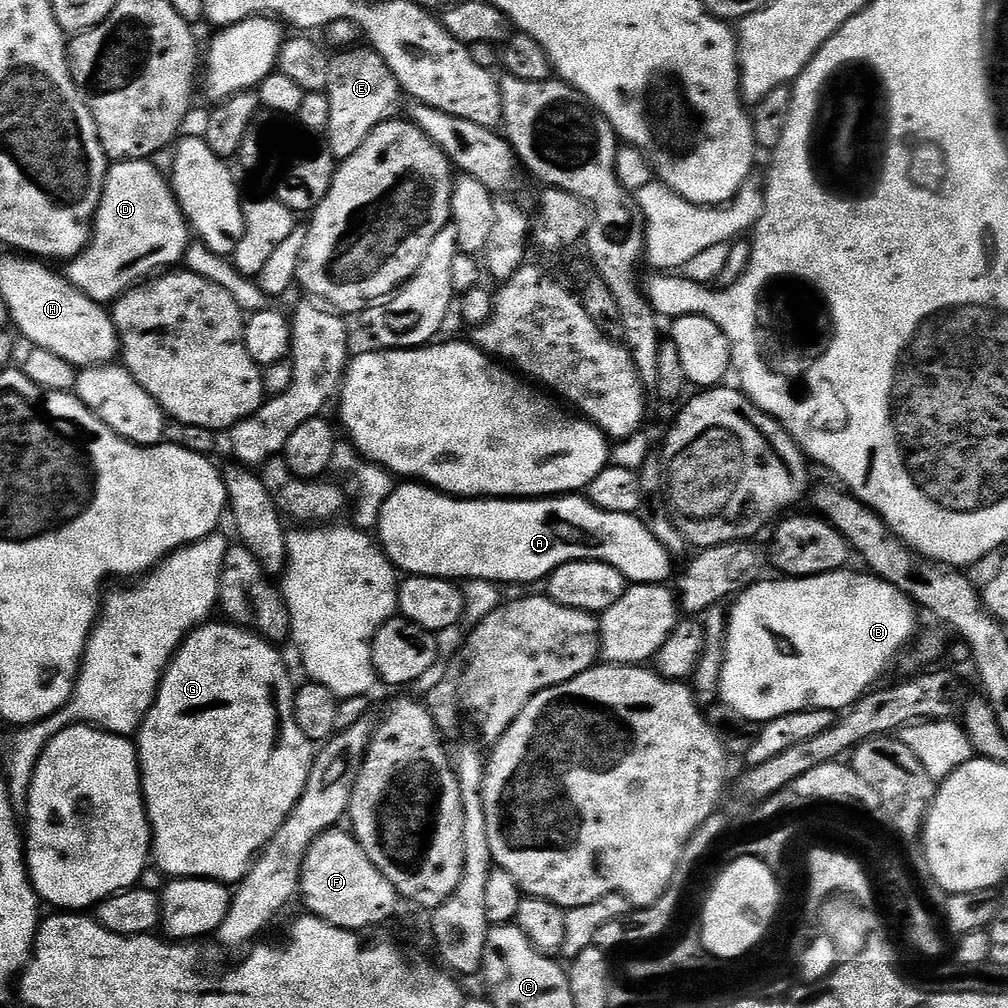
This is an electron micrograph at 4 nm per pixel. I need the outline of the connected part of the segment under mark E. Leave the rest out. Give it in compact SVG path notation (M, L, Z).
M371 46L363 47L335 53L330 62L330 82L326 89L330 98L330 126L326 133L326 148L335 154L337 161L350 158L350 154L366 142L374 126L401 115L402 89L398 78L394 78L390 66L386 66L384 59Z

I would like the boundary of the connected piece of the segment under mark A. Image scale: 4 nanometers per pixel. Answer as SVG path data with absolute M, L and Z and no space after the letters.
M404 482L393 487L382 506L378 543L401 573L442 576L453 582L501 580L504 584L543 581L558 566L575 560L597 560L614 566L632 584L664 584L672 572L673 557L646 530L639 515L607 512L580 494L551 498L457 498L426 484Z

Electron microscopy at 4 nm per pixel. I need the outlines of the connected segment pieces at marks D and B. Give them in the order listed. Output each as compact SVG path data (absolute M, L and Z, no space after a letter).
M122 160L109 167L108 174L104 177L104 193L92 226L92 238L84 251L72 257L67 265L66 279L79 292L85 292L99 304L111 305L137 284L165 270L175 269L188 253L190 229L184 211L180 209L165 173L163 176L154 165L152 160Z
M864 570L852 571L827 572L819 578L761 578L735 597L736 605L731 605L728 613L726 658L720 679L723 704L738 710L742 718L767 722L809 708L851 709L877 683L875 680L891 666L892 659L913 643L918 612L890 582Z

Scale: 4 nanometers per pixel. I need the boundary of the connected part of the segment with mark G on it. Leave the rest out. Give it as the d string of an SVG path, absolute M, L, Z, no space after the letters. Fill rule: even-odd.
M205 622L193 632L189 632L164 672L156 700L152 703L148 717L140 725L138 733L140 779L144 807L148 809L148 822L152 829L150 852L154 857L154 864L165 872L165 877L189 876L203 880L218 880L221 884L235 886L252 869L256 857L263 852L265 846L270 843L274 834L294 810L312 769L314 744L306 738L306 734L302 734L302 730L298 730L298 722L294 718L294 683L292 684L292 676L288 673L279 650L276 649L279 647L273 641L263 640L255 632L249 632L247 628L239 627L231 622L212 623Z

